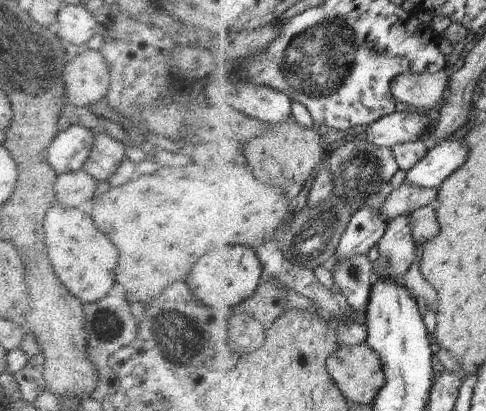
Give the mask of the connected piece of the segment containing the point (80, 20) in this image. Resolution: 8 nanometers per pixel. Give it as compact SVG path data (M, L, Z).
M83 5L62 6L54 30L65 44L86 44L101 30L96 19Z

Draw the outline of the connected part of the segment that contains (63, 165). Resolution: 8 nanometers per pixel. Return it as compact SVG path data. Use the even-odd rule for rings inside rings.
M75 124L59 131L47 150L48 164L58 175L80 171L92 152L96 130Z

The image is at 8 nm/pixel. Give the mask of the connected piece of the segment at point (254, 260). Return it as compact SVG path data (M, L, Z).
M231 245L213 248L201 256L190 270L186 284L192 296L204 306L234 310L256 294L265 277L263 262L257 249L246 245Z

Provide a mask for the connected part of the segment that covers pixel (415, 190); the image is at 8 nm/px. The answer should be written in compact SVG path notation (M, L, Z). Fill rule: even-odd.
M407 179L396 189L385 202L382 214L392 222L400 215L413 215L419 208L427 207L434 200L439 200L439 188L422 188L414 186Z

